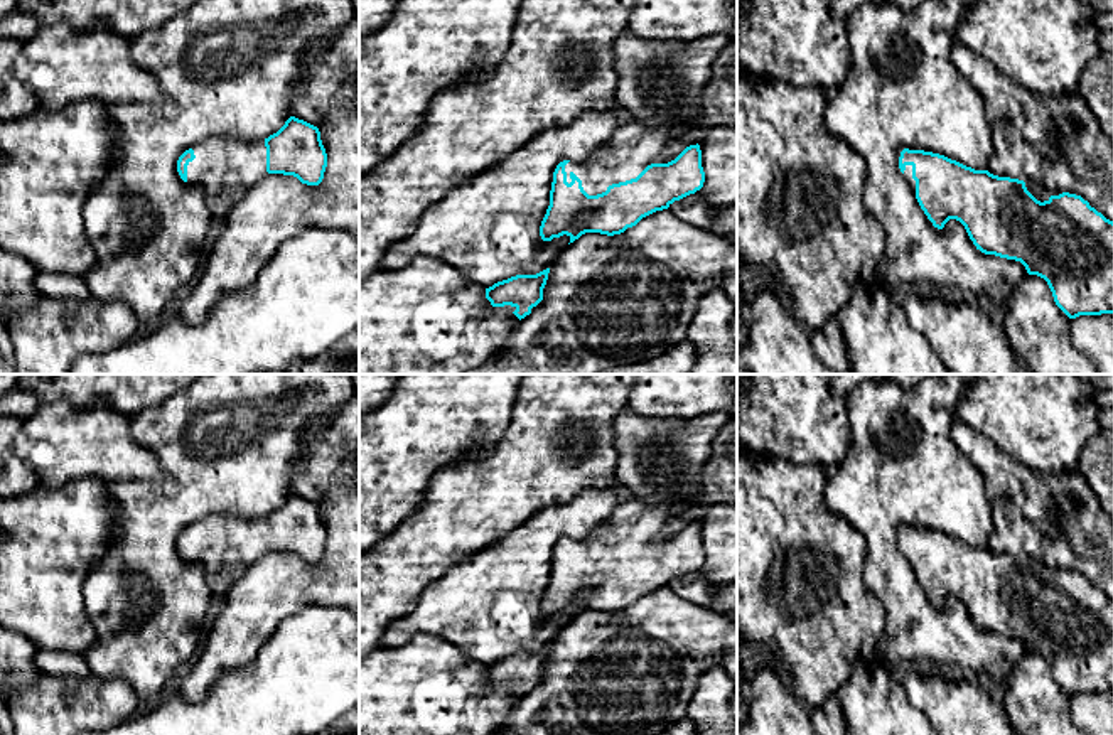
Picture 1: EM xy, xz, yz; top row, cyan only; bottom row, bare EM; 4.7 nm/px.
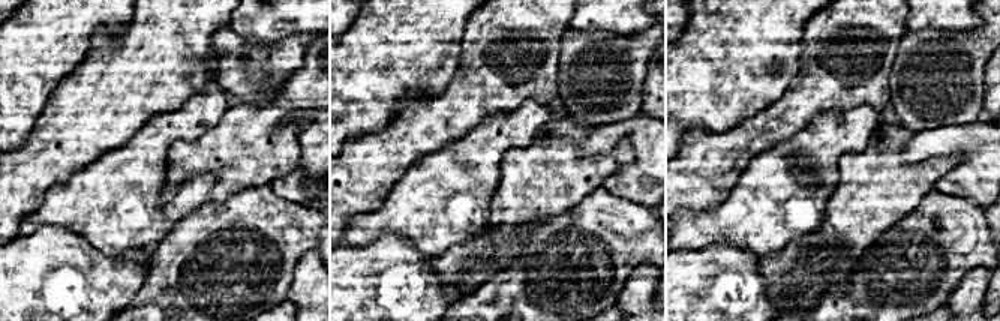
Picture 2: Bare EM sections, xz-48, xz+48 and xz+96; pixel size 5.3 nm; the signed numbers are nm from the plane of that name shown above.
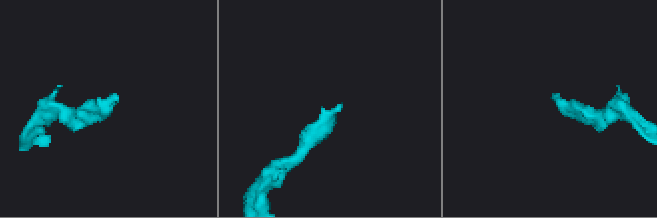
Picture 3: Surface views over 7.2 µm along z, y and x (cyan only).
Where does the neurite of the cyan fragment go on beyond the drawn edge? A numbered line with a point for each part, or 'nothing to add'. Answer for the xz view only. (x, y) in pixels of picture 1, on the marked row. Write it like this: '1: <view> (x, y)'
1: xz (633, 147)

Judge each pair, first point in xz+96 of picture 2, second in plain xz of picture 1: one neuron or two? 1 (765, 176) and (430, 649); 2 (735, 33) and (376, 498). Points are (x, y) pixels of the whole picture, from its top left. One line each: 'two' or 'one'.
1: two
2: one

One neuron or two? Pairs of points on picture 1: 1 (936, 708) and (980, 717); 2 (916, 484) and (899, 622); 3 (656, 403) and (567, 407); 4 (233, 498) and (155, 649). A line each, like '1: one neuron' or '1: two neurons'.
1: one neuron
2: one neuron
3: two neurons
4: one neuron

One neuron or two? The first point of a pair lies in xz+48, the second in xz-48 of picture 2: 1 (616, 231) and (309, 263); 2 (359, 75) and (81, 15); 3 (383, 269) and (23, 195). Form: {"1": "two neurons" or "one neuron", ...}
{"1": "two neurons", "2": "one neuron", "3": "two neurons"}

